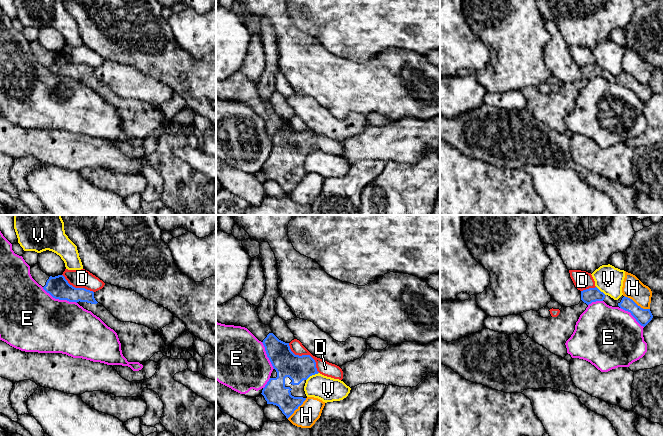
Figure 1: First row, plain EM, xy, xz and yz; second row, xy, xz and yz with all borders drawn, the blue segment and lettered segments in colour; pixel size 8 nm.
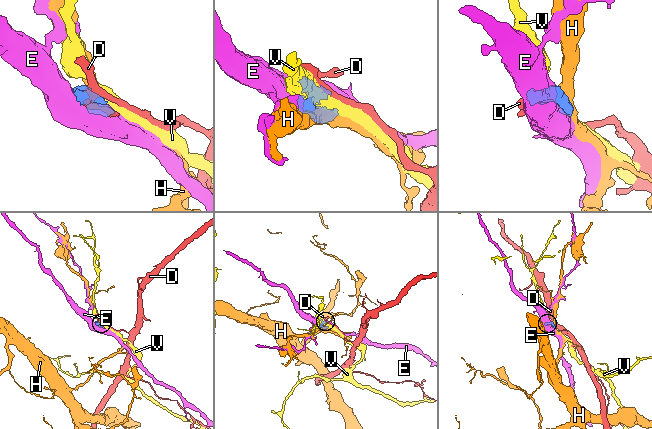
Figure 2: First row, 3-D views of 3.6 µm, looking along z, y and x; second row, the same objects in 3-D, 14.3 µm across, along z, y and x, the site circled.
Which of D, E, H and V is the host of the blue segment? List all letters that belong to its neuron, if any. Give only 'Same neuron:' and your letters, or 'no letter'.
Same neuron: no letter

